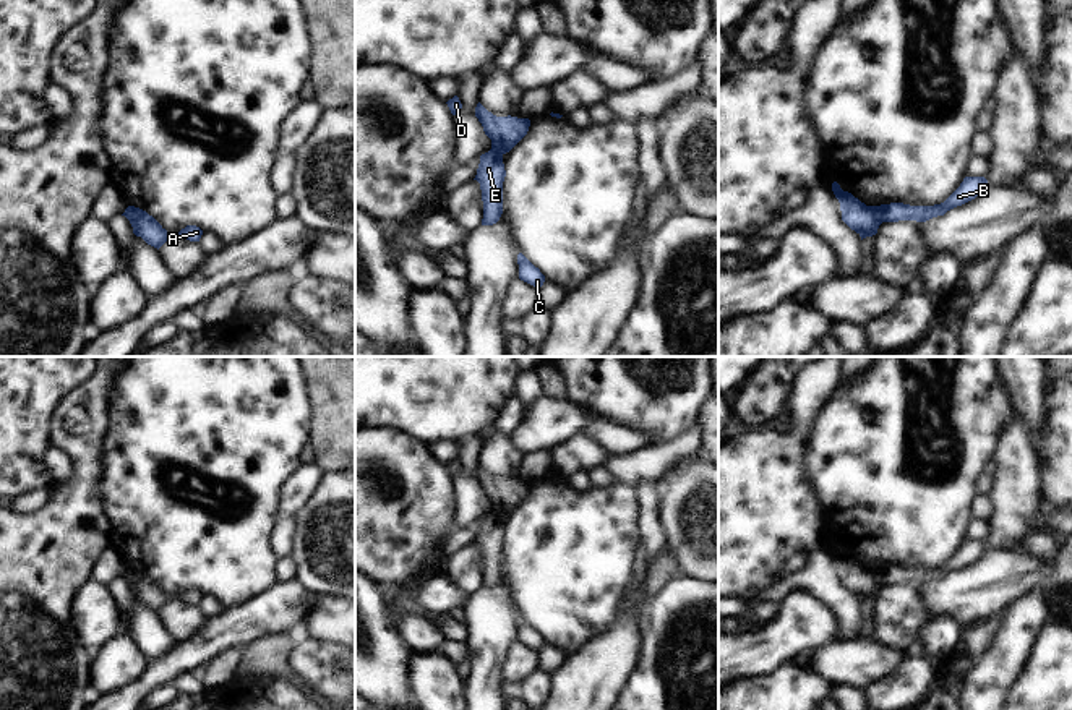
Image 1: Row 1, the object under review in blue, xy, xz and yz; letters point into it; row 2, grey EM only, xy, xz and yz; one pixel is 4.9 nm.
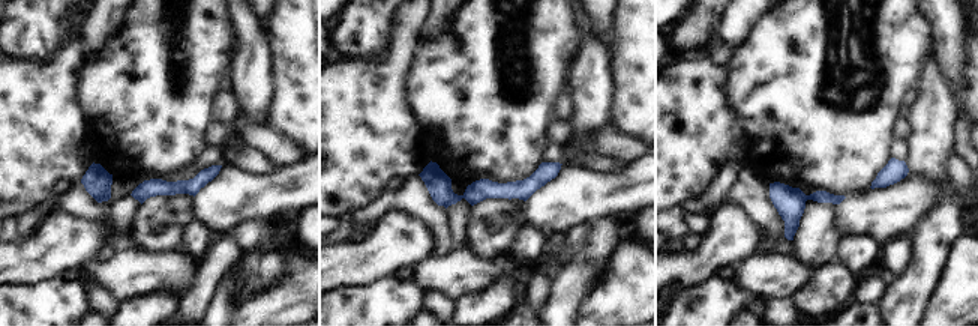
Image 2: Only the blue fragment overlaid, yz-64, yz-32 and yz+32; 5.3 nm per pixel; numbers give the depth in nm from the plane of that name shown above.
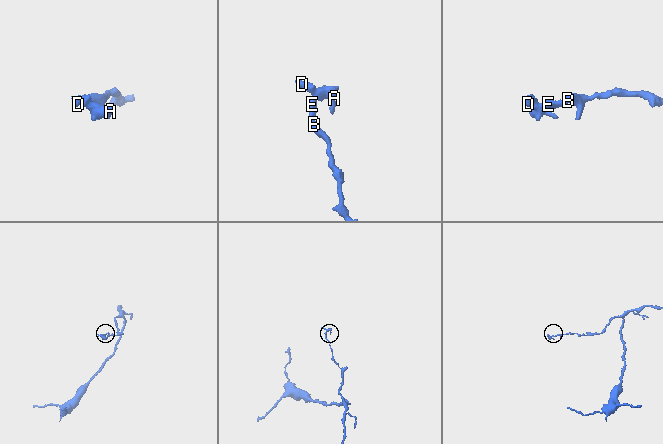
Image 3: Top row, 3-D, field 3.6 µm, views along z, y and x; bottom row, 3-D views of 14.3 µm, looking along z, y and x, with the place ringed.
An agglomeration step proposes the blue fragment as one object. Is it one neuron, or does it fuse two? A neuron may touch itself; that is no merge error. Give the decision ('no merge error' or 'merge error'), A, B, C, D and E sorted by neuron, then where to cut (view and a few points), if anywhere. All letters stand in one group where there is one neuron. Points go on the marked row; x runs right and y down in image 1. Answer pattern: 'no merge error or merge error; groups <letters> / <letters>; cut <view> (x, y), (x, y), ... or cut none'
merge error; groups A D / B C E; cut yz (874, 206), (874, 216), (879, 224)

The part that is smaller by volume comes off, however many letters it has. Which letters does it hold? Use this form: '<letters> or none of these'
A, D

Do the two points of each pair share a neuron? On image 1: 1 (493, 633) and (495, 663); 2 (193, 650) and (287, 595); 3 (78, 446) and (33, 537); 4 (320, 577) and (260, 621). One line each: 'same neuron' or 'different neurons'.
1: same neuron
2: same neuron
3: same neuron
4: different neurons

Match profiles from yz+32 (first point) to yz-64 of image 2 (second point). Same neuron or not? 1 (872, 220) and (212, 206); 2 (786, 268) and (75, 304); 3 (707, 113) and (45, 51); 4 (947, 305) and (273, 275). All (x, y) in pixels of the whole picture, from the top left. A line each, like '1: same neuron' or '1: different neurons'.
1: same neuron
2: different neurons
3: different neurons
4: different neurons

